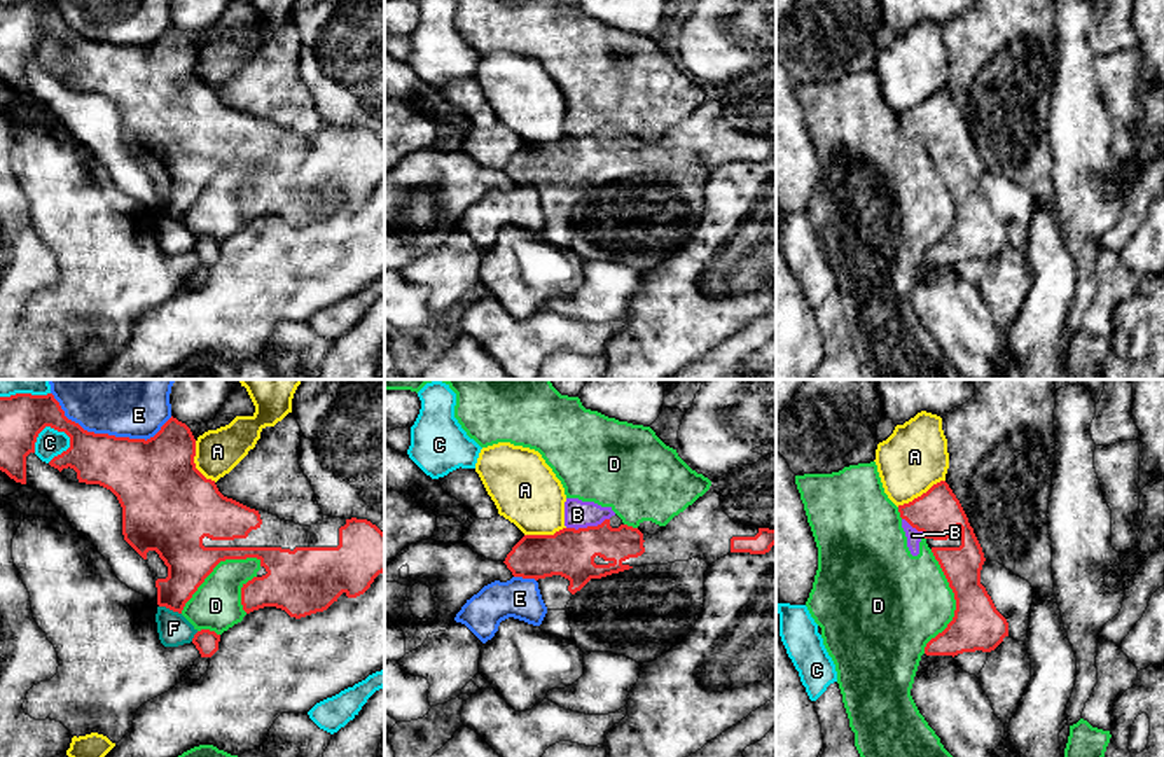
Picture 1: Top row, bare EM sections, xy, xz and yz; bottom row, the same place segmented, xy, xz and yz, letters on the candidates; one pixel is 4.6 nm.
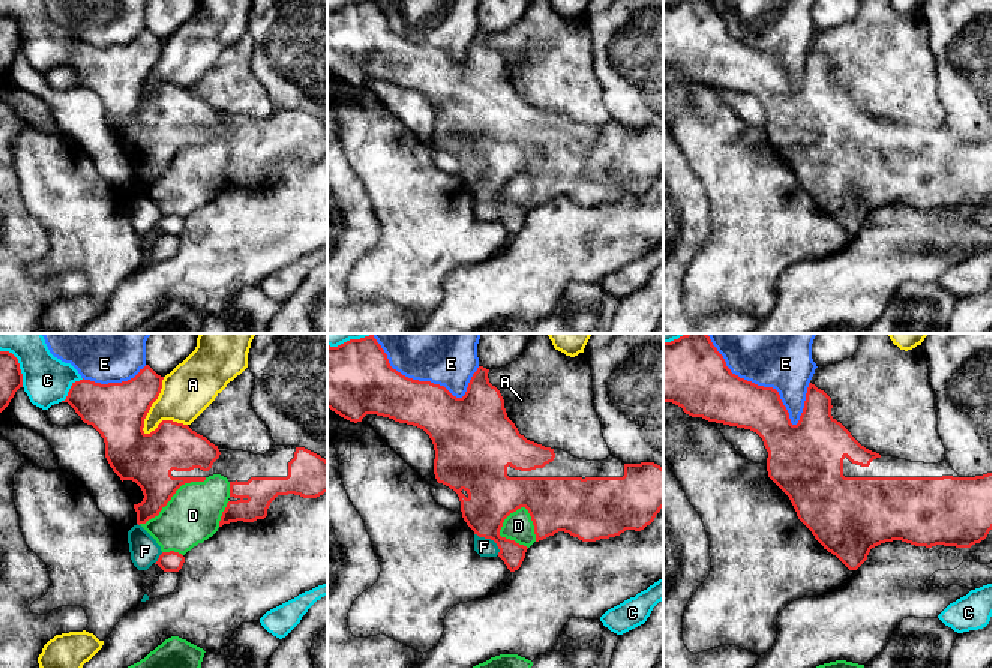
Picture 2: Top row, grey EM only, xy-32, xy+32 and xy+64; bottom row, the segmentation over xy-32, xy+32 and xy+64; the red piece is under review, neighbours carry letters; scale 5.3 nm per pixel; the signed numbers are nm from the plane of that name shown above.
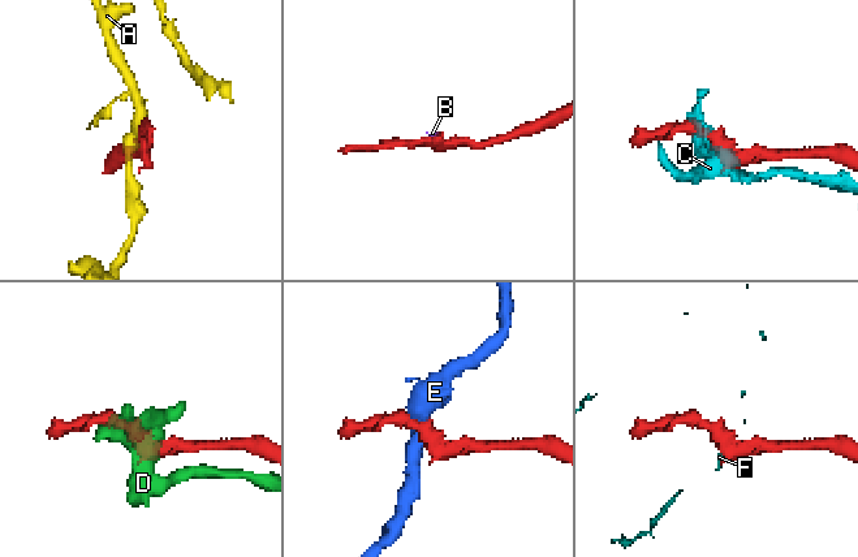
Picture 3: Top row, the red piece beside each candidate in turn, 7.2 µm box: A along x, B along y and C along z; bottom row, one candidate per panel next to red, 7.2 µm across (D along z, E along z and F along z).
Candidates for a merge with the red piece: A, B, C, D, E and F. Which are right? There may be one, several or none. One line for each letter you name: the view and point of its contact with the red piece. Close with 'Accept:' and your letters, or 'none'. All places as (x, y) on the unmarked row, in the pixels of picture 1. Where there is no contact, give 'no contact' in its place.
Accept: none

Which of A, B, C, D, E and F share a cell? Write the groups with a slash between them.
A F / B D / C / E

